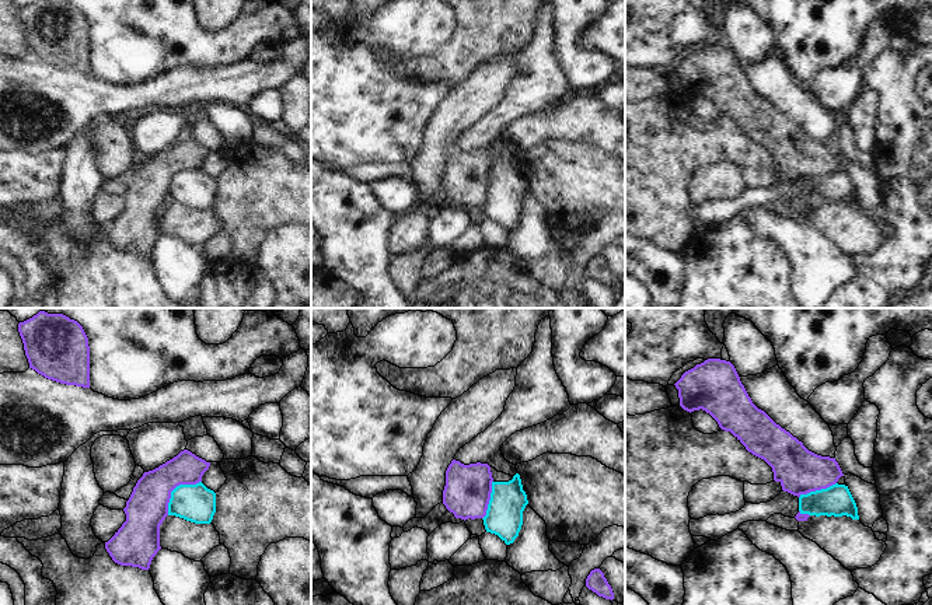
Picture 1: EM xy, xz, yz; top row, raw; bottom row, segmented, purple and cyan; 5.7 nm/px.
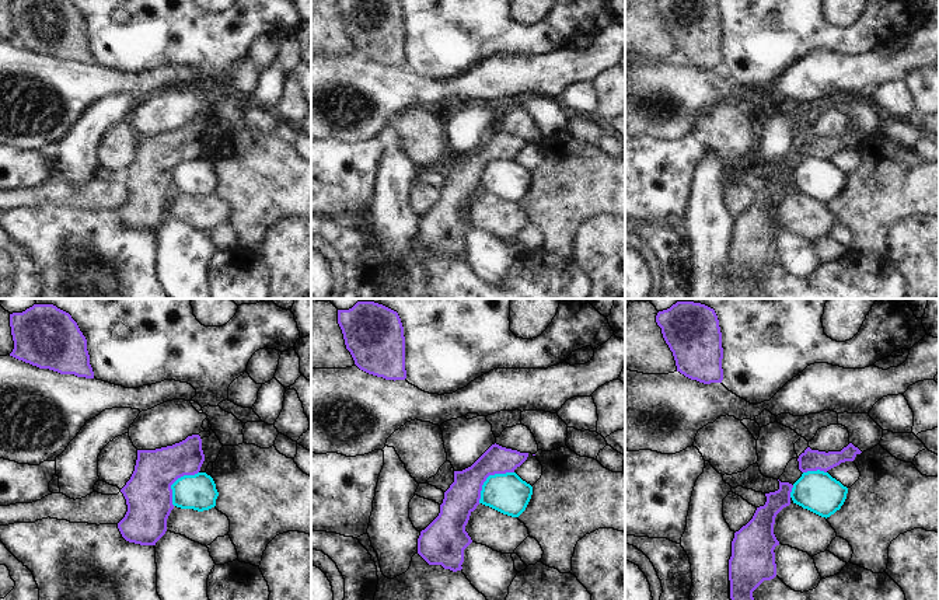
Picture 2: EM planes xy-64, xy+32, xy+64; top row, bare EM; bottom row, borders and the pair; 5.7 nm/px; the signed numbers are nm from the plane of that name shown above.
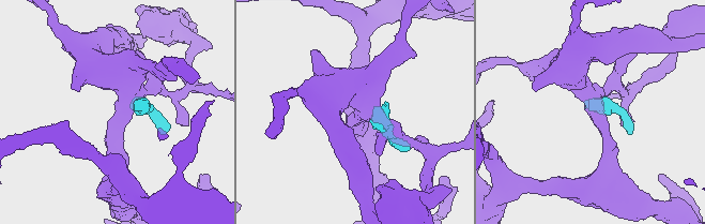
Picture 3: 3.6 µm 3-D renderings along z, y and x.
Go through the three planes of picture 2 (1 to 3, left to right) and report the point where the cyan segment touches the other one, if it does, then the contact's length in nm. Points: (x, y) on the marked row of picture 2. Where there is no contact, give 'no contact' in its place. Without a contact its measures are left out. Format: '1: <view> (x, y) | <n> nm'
1: xy-64 (174, 481) | 240 nm
2: xy+32 (488, 475) | 280 nm
3: xy+64 (814, 470) | 140 nm

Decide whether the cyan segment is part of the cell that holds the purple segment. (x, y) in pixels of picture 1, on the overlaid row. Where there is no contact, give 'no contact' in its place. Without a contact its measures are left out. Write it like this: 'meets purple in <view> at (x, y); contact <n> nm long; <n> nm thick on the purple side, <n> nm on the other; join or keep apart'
meets purple in xy at (174, 488); contact 280 nm long; 240 nm thick on the purple side, 220 nm on the other; keep apart

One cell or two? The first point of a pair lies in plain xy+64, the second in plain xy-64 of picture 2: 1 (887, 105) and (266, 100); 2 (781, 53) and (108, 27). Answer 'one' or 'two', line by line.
1: one
2: one

